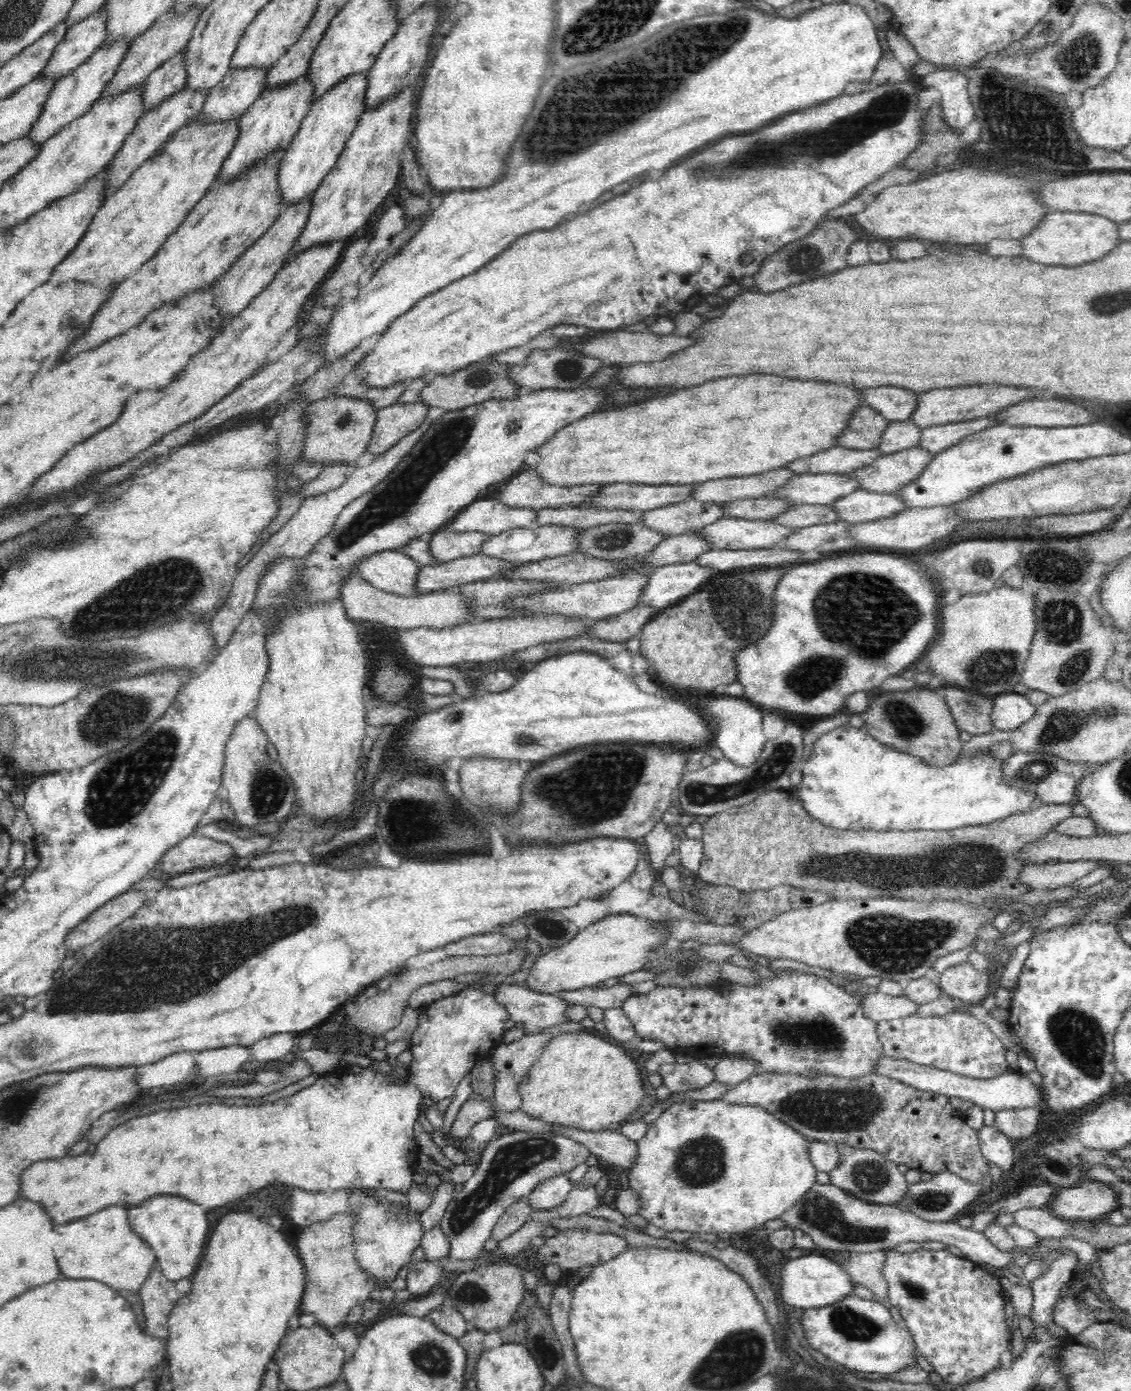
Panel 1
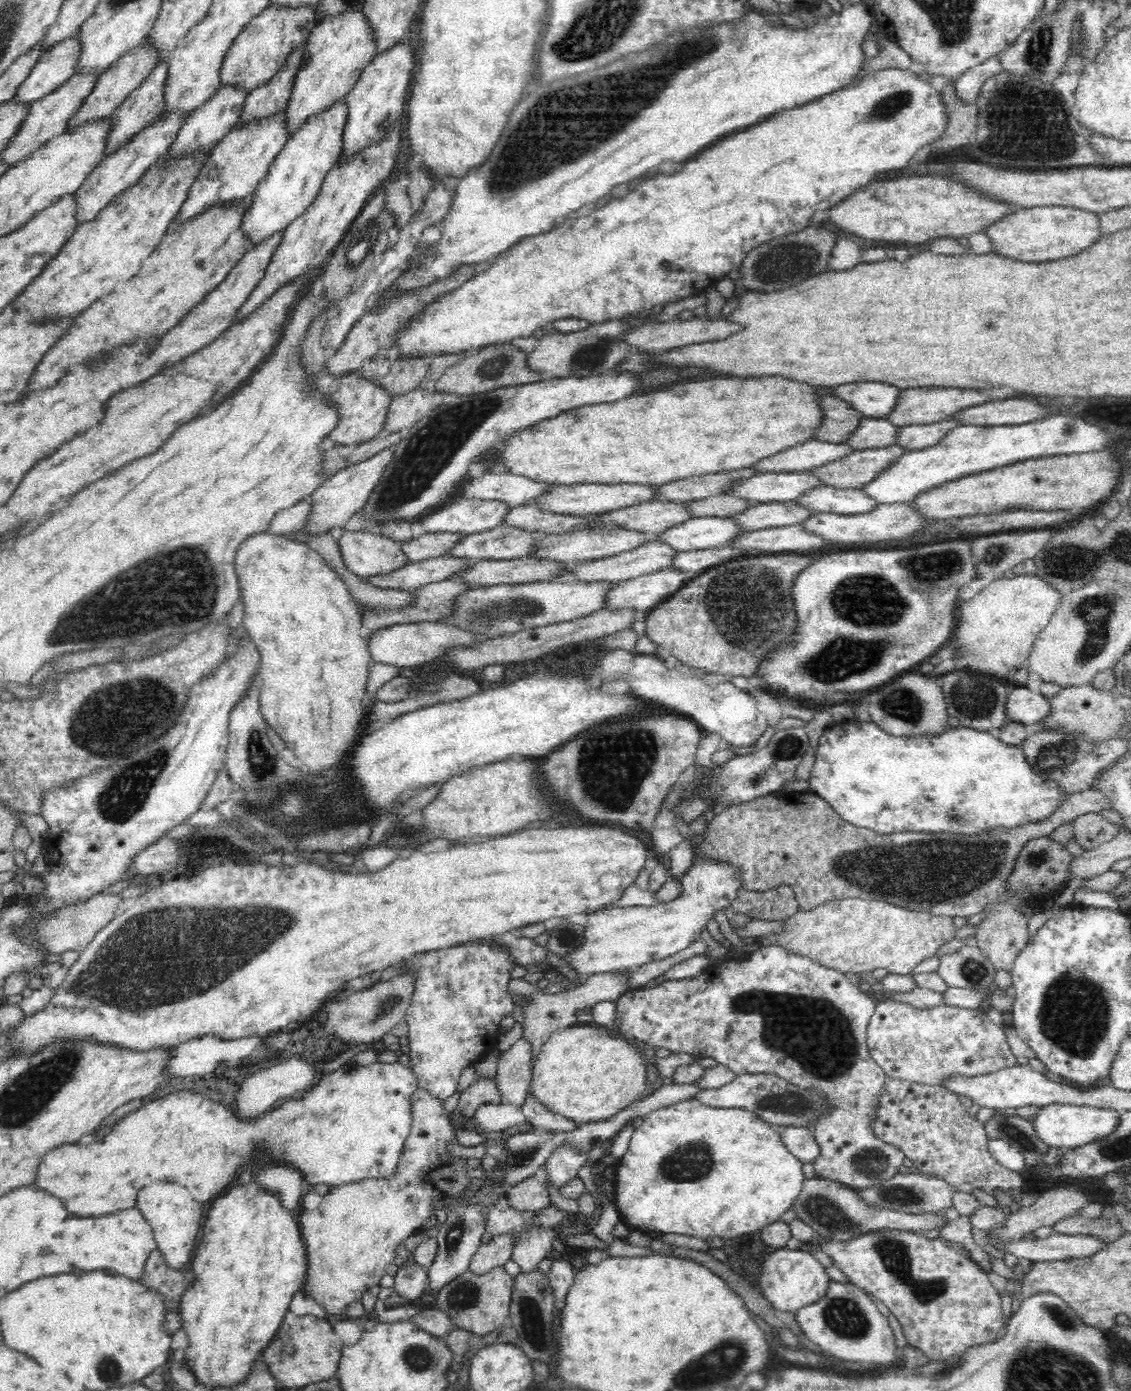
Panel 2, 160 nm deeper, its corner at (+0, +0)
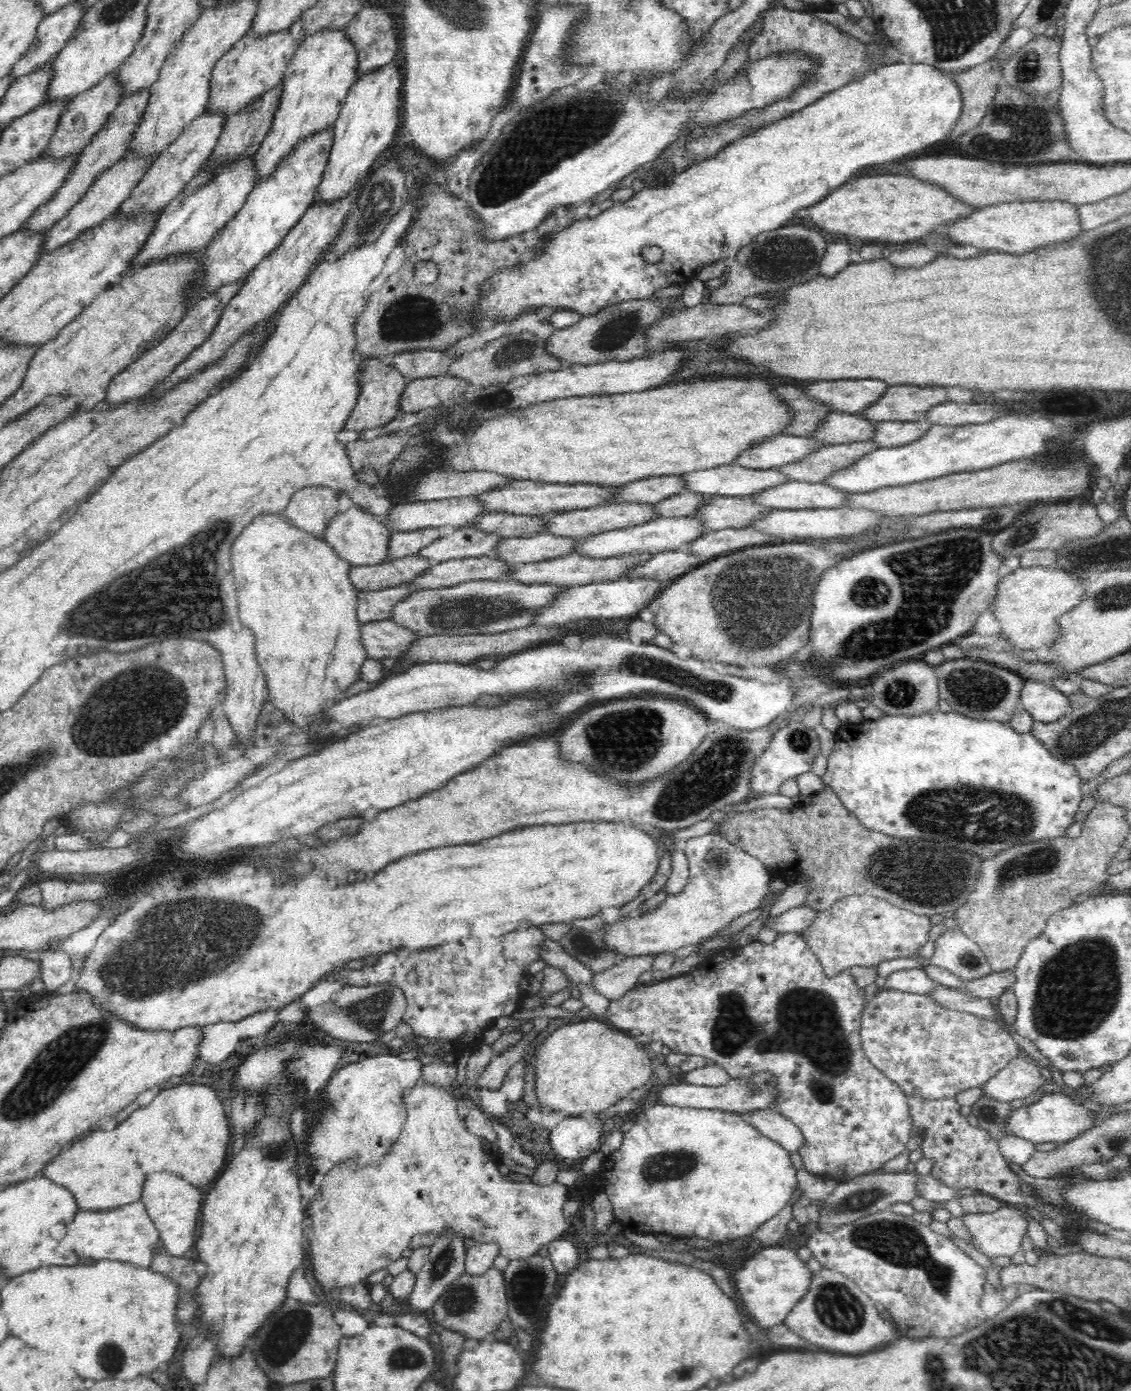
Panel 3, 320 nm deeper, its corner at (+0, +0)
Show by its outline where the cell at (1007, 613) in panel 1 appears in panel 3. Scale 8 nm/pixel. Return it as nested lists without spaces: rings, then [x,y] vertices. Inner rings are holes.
[[[1020,566],[1000,580],[992,614],[1012,648],[1037,650],[1040,646],[1054,644],[1056,636],[1060,636],[1056,620],[1068,610],[1076,608],[1080,600],[1084,600],[1084,580],[1062,567]]]

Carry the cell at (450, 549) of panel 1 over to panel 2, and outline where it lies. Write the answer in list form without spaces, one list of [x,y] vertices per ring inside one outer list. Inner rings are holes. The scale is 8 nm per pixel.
[[[429,532],[428,534],[401,542],[403,553],[410,562],[420,562],[424,559],[446,555],[464,534],[458,532]]]

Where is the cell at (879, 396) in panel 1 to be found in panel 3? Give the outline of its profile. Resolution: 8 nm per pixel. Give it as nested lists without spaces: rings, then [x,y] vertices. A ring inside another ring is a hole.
[[[827,380],[810,383],[803,389],[812,400],[831,406],[841,413],[858,413],[882,399],[888,384],[883,380]]]

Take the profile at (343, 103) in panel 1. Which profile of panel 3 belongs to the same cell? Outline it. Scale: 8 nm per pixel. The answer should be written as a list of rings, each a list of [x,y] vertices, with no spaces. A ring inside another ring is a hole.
[[[333,125],[305,137],[289,156],[282,158],[272,176],[256,183],[243,207],[219,231],[218,238],[208,243],[203,251],[203,272],[207,274],[200,284],[198,300],[213,296],[218,289],[240,280],[240,276],[250,274],[266,256],[279,248],[288,232],[313,204],[315,190],[323,178],[334,138]]]

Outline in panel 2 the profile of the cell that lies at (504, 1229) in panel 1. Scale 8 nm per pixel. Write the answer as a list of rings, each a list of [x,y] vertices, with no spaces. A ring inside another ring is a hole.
[[[536,1175],[512,1188],[508,1197],[511,1206],[519,1212],[536,1212],[551,1206],[547,1184]]]

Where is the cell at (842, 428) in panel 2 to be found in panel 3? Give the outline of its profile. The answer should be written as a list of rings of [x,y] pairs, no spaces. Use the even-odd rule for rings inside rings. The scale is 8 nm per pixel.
[[[776,385],[776,390],[783,400],[786,400],[788,408],[795,411],[795,418],[787,424],[786,435],[807,437],[814,434],[827,416],[832,414],[831,406],[822,404],[818,400],[812,400],[801,388],[792,385]]]

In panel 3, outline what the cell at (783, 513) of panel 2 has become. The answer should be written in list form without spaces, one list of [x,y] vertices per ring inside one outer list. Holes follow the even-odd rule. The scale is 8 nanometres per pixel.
[[[707,495],[706,506],[700,507],[693,517],[704,525],[706,530],[717,531],[725,528],[744,528],[758,517],[768,514],[772,508],[756,504],[749,497]]]

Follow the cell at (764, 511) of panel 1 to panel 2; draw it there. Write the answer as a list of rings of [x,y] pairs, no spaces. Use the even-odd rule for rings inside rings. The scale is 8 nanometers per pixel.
[[[728,492],[718,496],[710,496],[710,498],[704,498],[704,500],[692,501],[687,504],[687,509],[694,517],[731,517],[752,505],[748,500],[739,498]]]

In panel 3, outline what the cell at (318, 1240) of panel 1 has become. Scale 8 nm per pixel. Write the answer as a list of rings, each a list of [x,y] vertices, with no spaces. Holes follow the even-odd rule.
[[[422,1077],[418,1082],[403,1094],[404,1104],[407,1105],[407,1117],[403,1124],[403,1130],[400,1131],[398,1140],[390,1147],[382,1158],[373,1163],[356,1167],[354,1161],[339,1162],[334,1165],[332,1172],[324,1177],[321,1183],[321,1194],[317,1200],[310,1206],[312,1212],[312,1220],[314,1220],[314,1240],[312,1240],[312,1254],[314,1260],[311,1260],[311,1268],[314,1268],[314,1278],[318,1278],[318,1282],[332,1290],[332,1288],[344,1288],[358,1284],[368,1276],[381,1268],[386,1268],[390,1263],[402,1258],[402,1253],[409,1248],[412,1237],[416,1234],[424,1234],[432,1232],[442,1234],[446,1230],[455,1230],[462,1232],[464,1236],[476,1240],[477,1243],[496,1243],[500,1247],[500,1255],[510,1260],[524,1260],[528,1256],[534,1256],[539,1252],[544,1252],[544,1248],[548,1248],[556,1239],[565,1236],[565,1230],[570,1226],[568,1218],[565,1217],[563,1209],[564,1203],[568,1200],[569,1187],[564,1184],[554,1182],[550,1185],[520,1184],[520,1182],[511,1182],[508,1175],[502,1174],[498,1169],[498,1165],[494,1163],[495,1154],[484,1149],[486,1142],[481,1137],[472,1135],[466,1125],[462,1122],[462,1118],[458,1115],[457,1100],[452,1096],[452,1088],[438,1087],[430,1084]]]

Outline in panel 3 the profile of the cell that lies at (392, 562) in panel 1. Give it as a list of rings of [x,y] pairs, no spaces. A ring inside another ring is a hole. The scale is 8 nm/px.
[[[352,506],[348,510],[341,510],[335,517],[327,522],[324,529],[324,539],[340,555],[354,567],[370,566],[390,560],[387,544],[390,543],[392,530],[385,525],[376,515]]]

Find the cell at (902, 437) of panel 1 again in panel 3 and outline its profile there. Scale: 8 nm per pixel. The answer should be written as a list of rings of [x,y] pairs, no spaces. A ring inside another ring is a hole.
[[[834,411],[819,424],[818,430],[808,438],[822,444],[846,444],[874,439],[876,423],[861,414]]]

